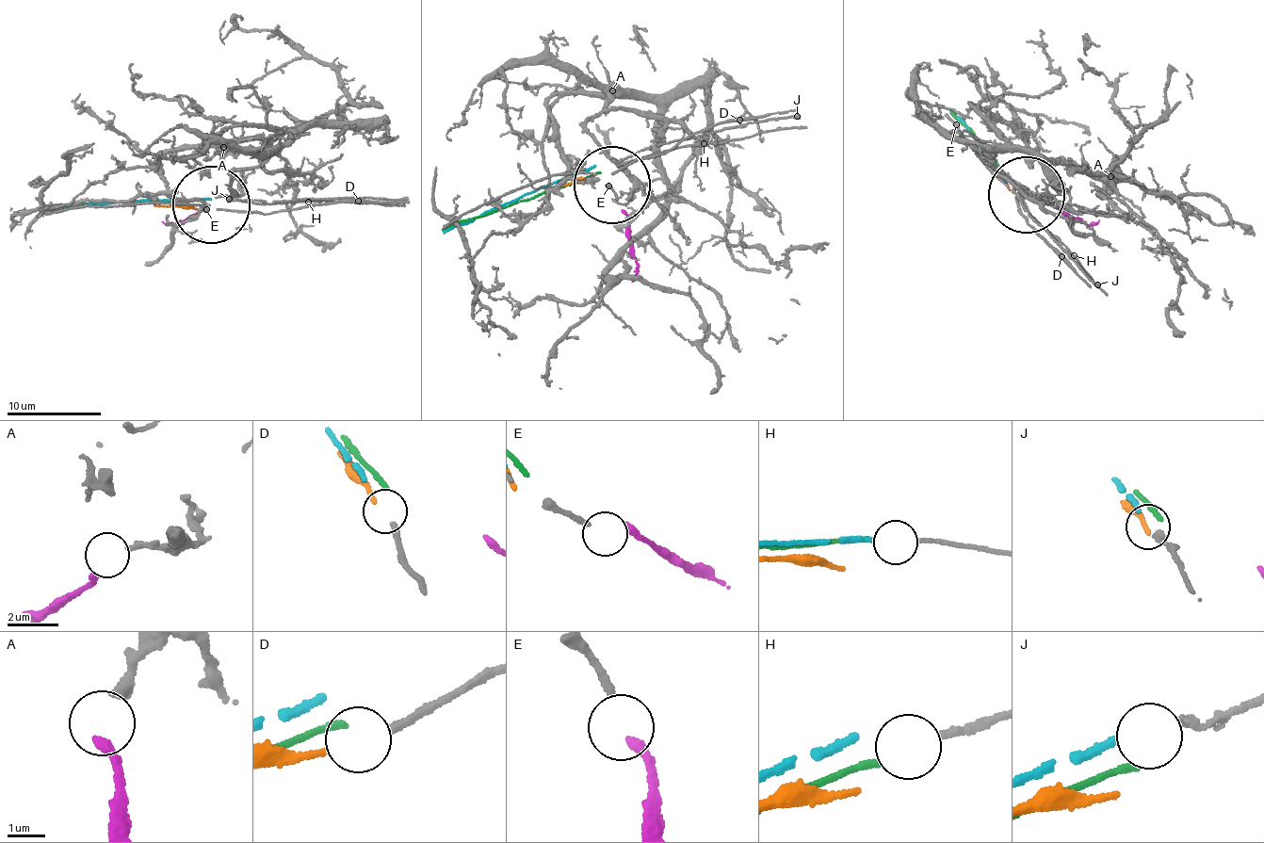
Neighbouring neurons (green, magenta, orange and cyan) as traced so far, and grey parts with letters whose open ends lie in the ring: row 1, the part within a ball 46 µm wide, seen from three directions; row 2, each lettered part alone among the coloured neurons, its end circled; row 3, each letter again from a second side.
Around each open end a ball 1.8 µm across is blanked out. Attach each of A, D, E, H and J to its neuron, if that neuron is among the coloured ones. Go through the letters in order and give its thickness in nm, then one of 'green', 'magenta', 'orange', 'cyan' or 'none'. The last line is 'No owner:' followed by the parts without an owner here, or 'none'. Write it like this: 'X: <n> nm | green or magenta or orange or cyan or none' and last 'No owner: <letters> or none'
A: 260 nm | magenta
D: 200 nm | orange
E: 190 nm | none
H: 150 nm | green
J: 240 nm | none
No owner: E, J

